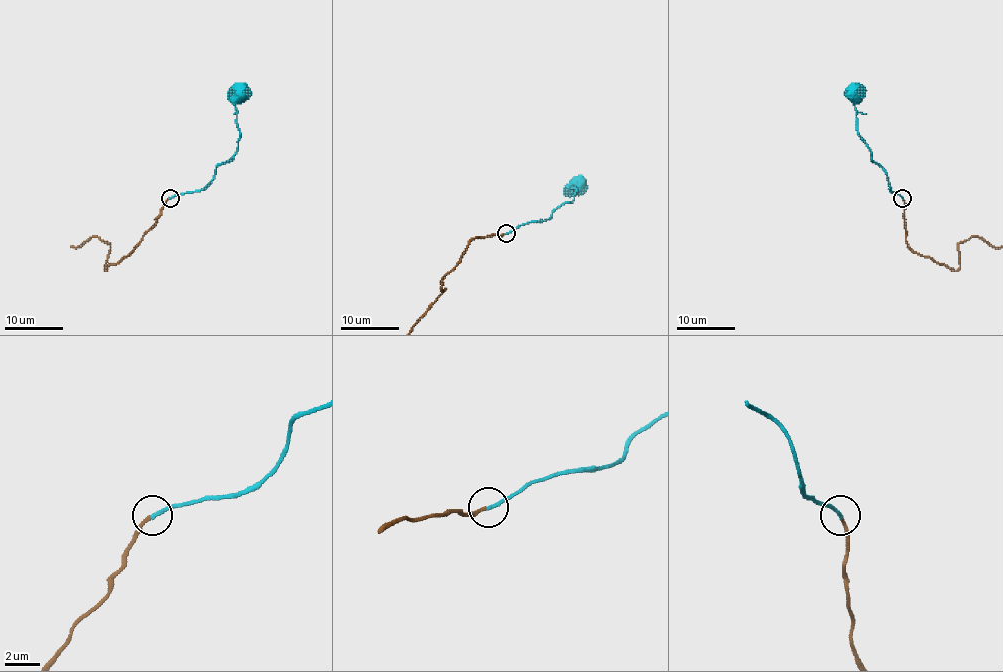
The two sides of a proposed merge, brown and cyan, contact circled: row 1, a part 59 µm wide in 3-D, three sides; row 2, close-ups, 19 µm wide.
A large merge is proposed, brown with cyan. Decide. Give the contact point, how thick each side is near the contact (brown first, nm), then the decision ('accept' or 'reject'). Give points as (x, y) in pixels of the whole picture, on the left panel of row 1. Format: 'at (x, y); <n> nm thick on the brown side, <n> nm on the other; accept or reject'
at (170, 198); 180 nm thick on the brown side, 200 nm on the other; accept

